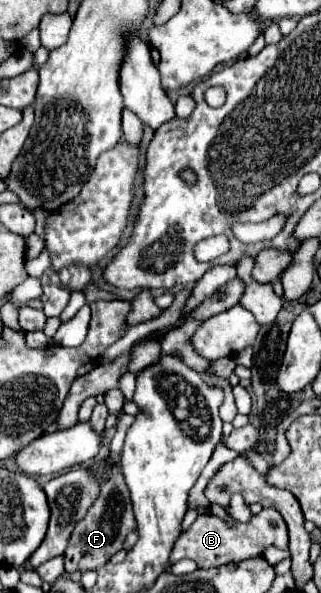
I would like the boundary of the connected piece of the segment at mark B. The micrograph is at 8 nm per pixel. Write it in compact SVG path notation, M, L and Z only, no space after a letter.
M262 509L260 513L252 515L248 523L234 521L234 525L228 525L228 521L222 517L204 513L198 515L198 519L190 525L190 529L176 541L172 551L172 563L180 561L182 557L188 557L196 561L200 569L210 569L210 567L220 567L220 565L240 563L244 559L260 557L264 549L270 545L278 549L288 549L288 529L284 525L282 515L276 509Z

